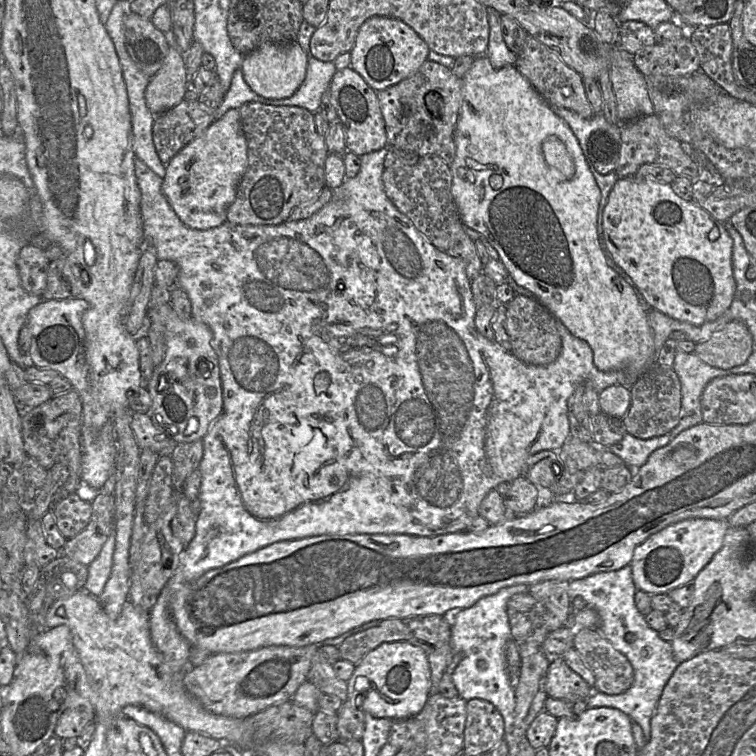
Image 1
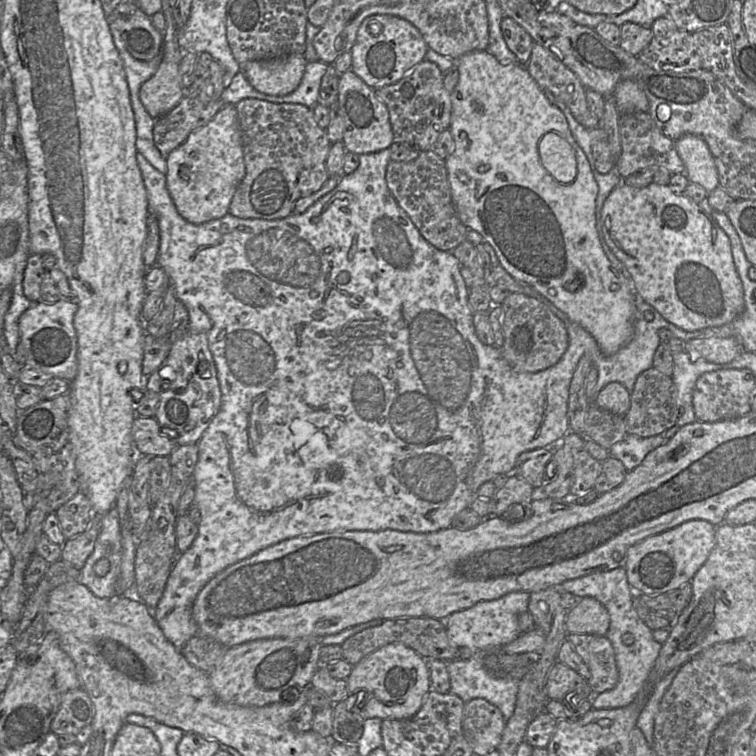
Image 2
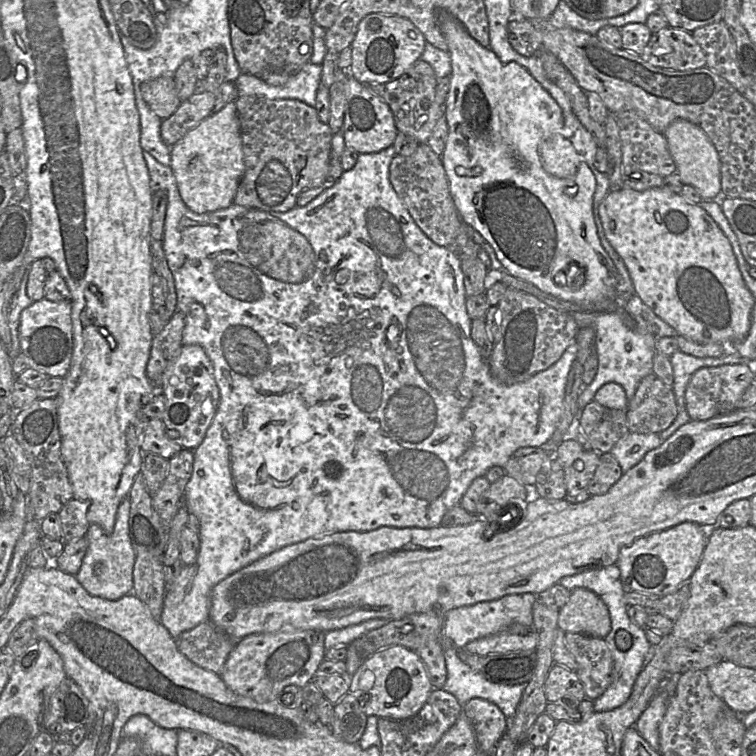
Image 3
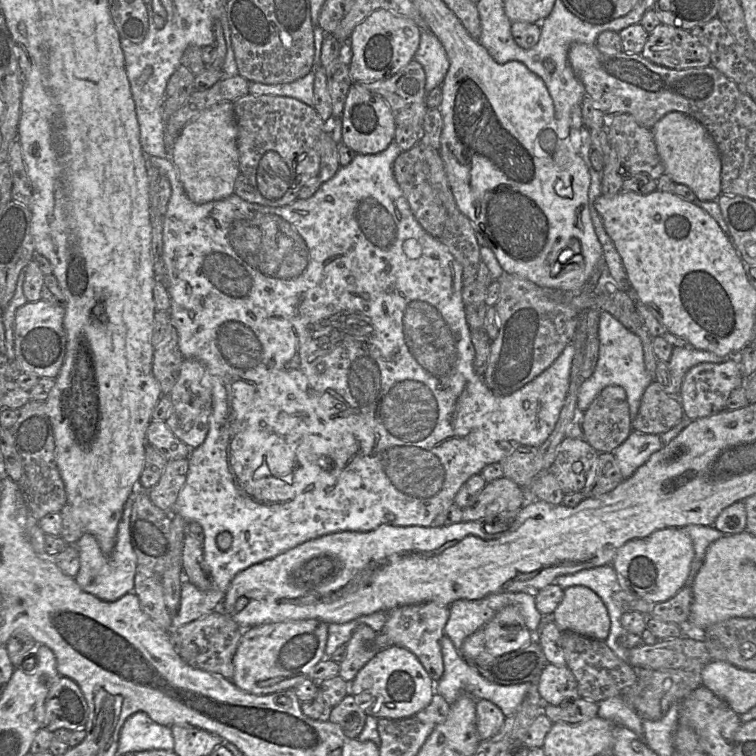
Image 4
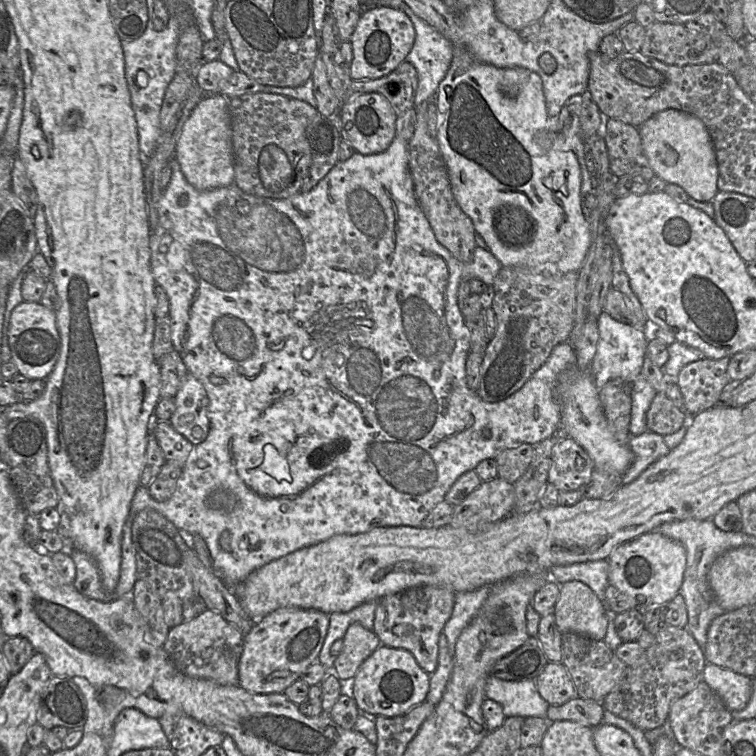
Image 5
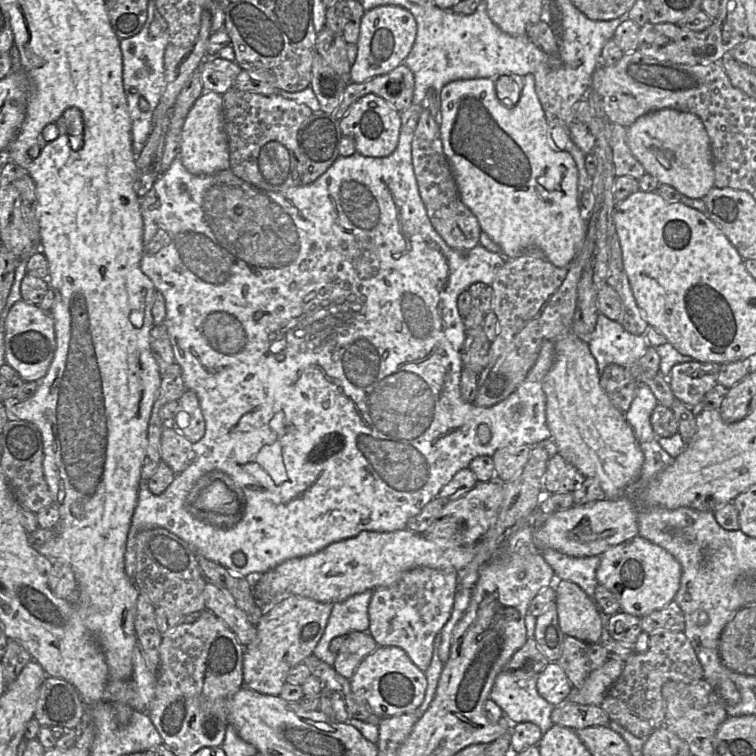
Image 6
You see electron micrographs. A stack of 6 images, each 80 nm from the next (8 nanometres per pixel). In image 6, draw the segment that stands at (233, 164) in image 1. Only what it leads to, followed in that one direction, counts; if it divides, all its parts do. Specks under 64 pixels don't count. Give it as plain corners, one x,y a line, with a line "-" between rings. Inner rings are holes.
203,92
196,100
182,127
179,158
186,170
193,175
210,175
230,169
222,95
215,92

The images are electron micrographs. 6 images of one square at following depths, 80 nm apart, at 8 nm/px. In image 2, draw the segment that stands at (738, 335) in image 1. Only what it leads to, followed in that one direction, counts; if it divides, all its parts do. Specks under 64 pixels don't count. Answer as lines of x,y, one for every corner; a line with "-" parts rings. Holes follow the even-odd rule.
710,337
686,341
685,352
692,360
726,364
737,358
743,349
734,338

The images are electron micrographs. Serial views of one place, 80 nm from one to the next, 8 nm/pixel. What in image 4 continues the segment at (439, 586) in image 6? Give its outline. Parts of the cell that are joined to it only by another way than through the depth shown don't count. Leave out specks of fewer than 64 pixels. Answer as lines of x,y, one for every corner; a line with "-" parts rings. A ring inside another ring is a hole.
426,602
405,605
388,612
388,618
382,628
393,645
401,646
411,651
423,665
431,679
436,683
443,675
444,664
441,651
441,639
444,627
449,618
449,606

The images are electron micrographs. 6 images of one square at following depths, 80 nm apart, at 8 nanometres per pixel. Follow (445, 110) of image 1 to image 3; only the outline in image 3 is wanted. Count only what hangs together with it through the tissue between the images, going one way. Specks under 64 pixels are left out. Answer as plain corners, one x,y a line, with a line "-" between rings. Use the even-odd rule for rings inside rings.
419,59
391,82
365,85
389,106
398,132
414,137
421,144
427,142
437,122
445,117
445,105
441,105
436,98
438,80
431,65

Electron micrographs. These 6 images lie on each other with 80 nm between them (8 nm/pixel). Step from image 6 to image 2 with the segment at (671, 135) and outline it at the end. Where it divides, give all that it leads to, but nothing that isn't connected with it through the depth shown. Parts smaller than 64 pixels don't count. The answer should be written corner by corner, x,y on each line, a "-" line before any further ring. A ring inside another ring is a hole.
687,134
675,141
677,153
685,166
684,175
690,183
702,186
708,193
719,186
718,172
706,142

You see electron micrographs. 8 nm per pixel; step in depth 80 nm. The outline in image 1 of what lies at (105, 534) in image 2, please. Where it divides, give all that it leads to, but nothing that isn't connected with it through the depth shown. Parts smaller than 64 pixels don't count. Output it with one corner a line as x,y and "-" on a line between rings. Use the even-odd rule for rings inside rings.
113,529
98,556
87,566
88,577
84,590
97,599
111,575
115,542
115,530

